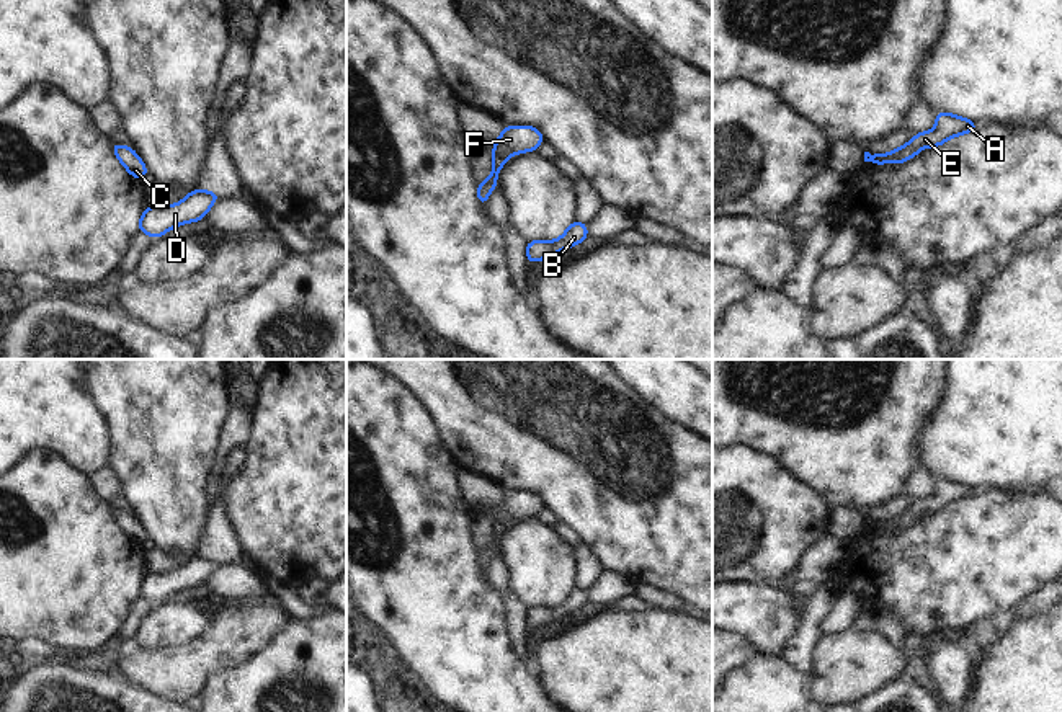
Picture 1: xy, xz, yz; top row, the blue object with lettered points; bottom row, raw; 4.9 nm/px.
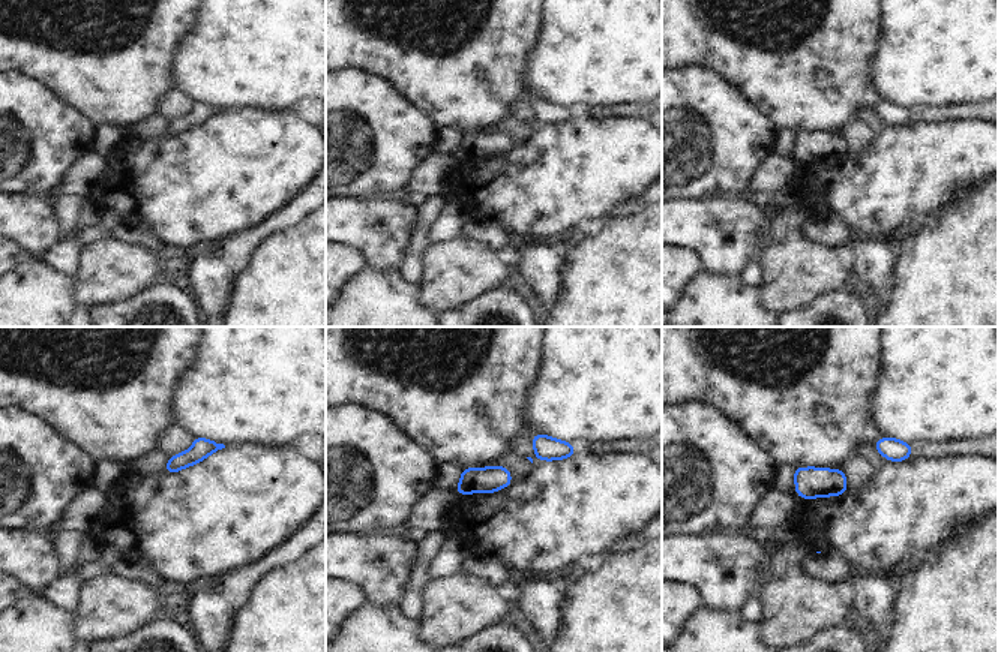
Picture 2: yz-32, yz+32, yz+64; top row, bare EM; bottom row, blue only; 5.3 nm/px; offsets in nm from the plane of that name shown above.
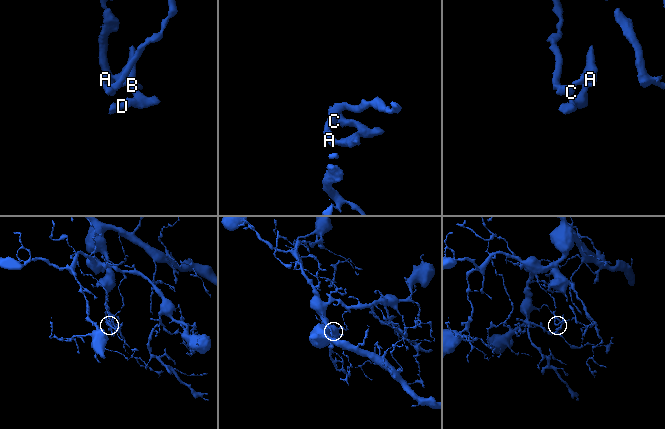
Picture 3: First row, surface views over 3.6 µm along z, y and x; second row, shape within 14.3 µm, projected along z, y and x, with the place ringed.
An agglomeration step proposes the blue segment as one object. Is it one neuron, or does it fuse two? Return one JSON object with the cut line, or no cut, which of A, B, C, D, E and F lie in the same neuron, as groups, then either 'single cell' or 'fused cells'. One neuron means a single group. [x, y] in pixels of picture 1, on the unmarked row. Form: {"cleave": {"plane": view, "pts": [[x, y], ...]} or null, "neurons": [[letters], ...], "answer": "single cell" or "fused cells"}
{"cleave": null, "neurons": [["A", "B", "C", "D", "E", "F"]], "answer": "single cell"}

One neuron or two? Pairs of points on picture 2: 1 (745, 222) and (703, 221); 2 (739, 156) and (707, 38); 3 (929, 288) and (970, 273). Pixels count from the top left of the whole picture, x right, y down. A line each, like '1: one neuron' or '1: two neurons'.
1: one neuron
2: two neurons
3: one neuron

